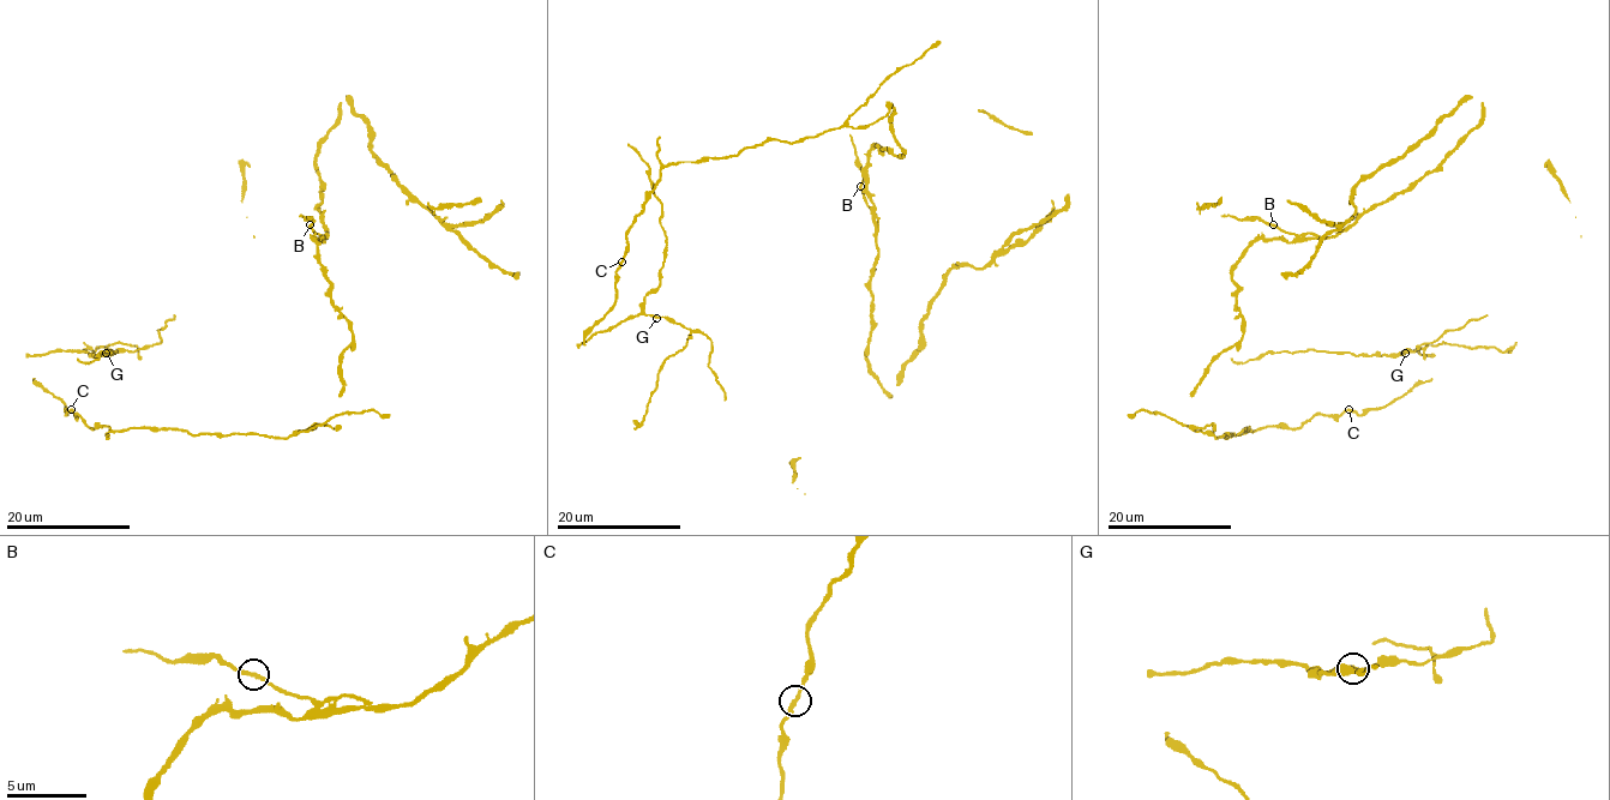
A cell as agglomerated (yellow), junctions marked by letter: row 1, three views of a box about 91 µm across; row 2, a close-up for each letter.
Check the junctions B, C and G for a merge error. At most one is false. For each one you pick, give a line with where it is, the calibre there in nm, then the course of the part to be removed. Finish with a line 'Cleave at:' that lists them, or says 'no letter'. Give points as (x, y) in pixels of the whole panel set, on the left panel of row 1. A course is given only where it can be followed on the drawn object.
Cleave at: no letter

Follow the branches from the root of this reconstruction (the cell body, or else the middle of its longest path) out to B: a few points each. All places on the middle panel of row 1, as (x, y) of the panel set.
B: (891, 120), (891, 133), (902, 156), (879, 145), (870, 151), (866, 196), (872, 203), (871, 209), (860, 186)

